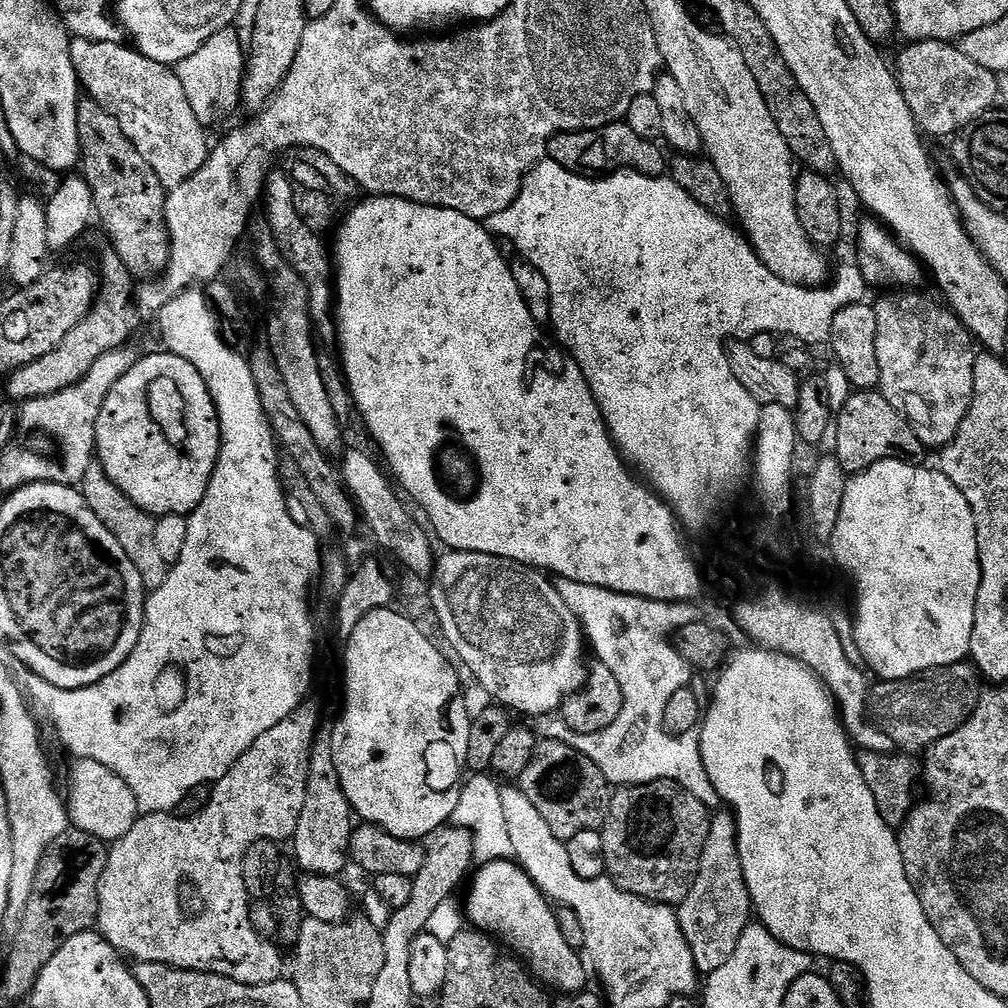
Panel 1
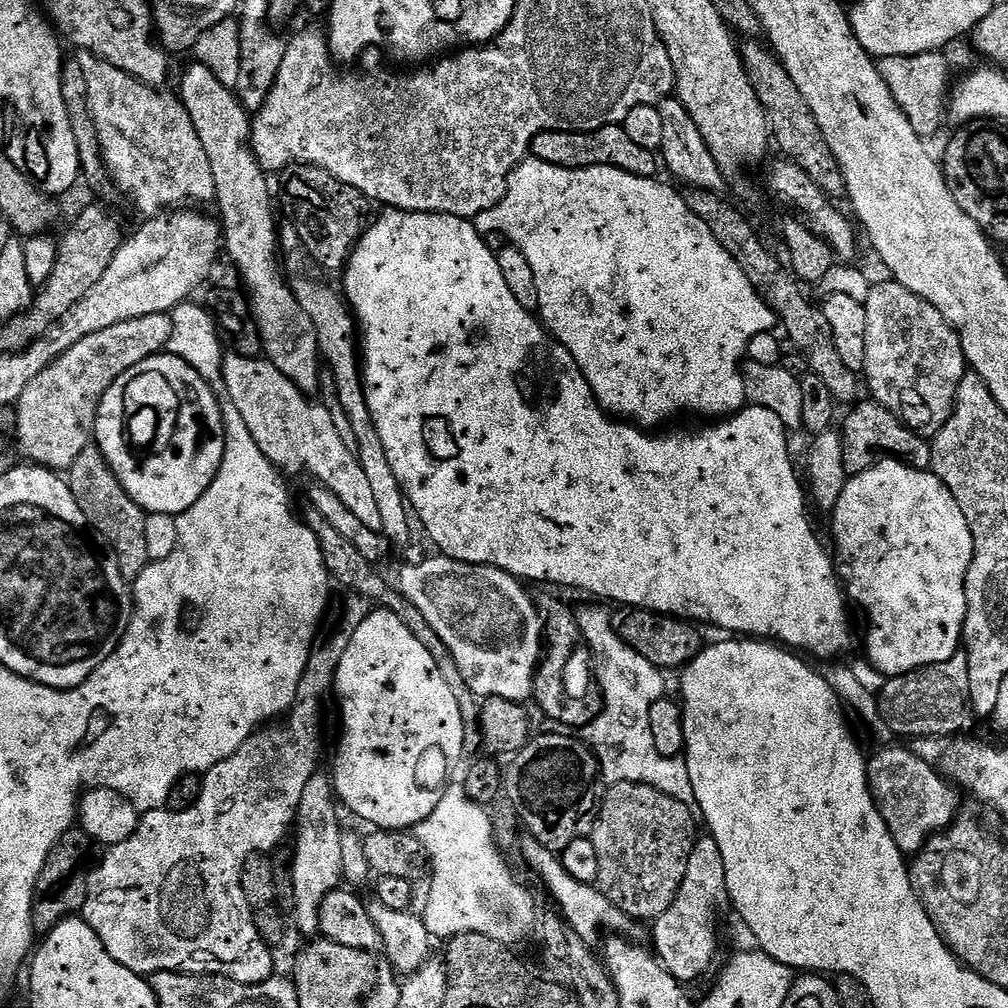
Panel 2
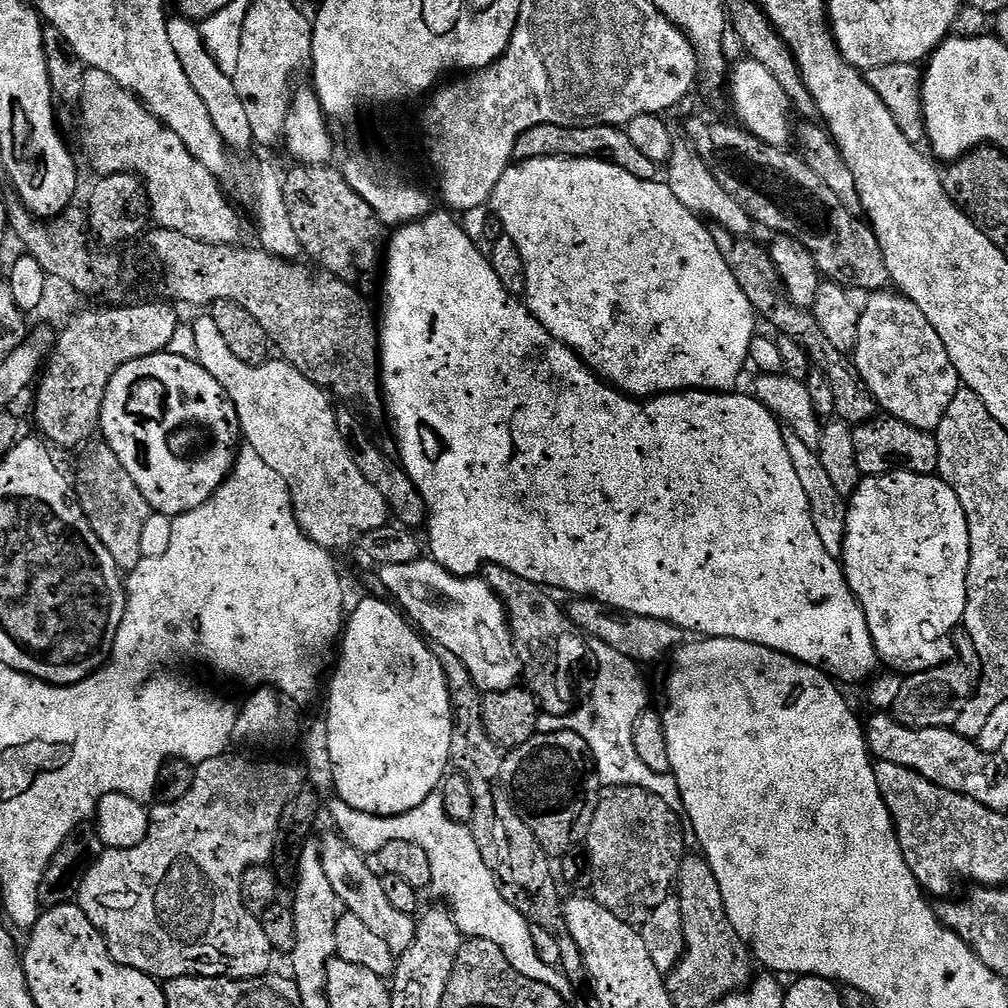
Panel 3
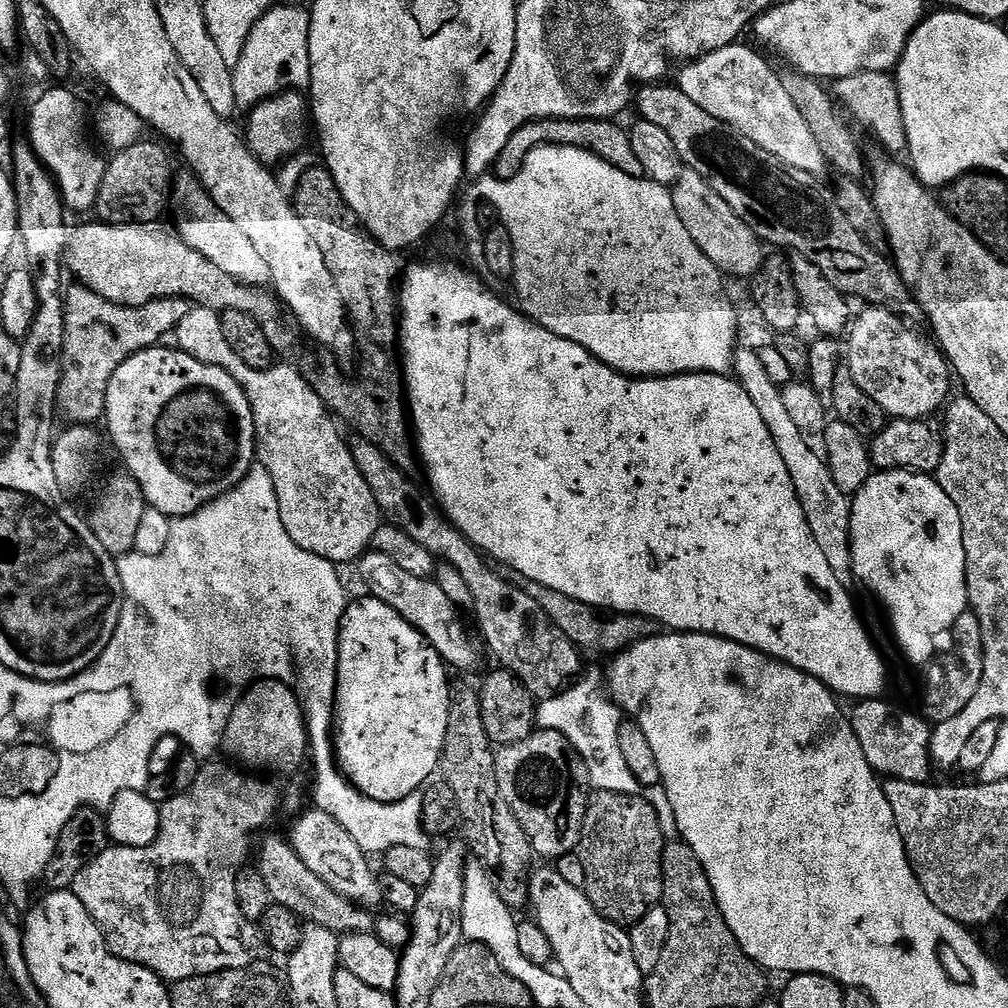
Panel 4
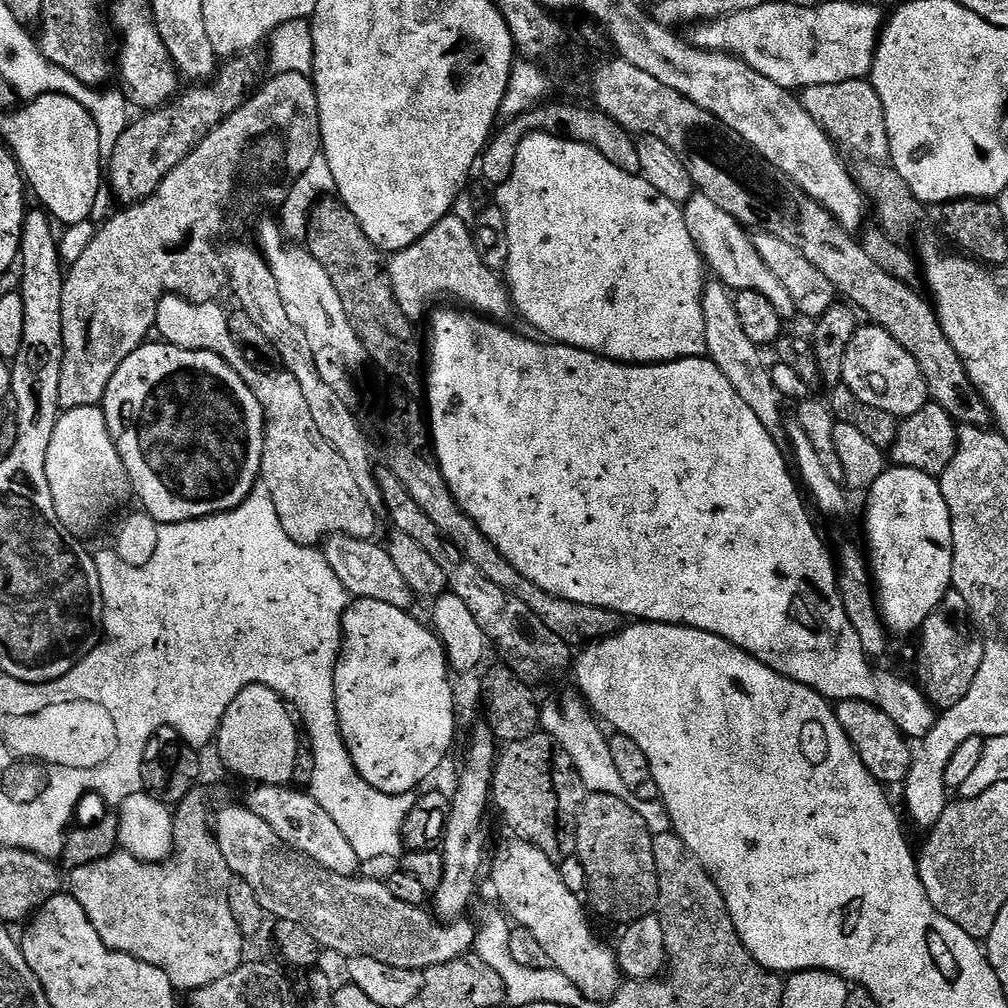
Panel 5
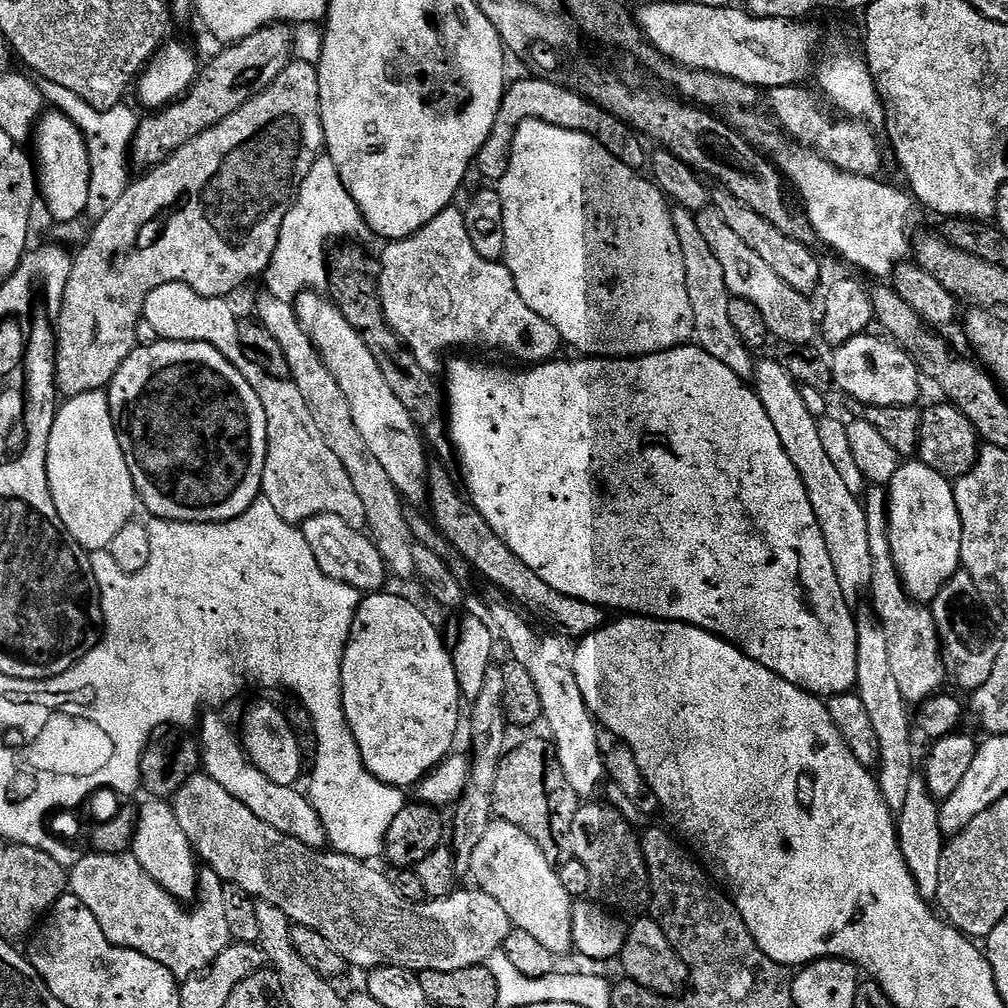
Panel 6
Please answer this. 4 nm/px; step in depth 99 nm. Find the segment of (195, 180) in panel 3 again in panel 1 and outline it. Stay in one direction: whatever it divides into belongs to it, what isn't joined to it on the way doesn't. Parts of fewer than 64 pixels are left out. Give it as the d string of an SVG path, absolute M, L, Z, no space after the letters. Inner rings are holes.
M73 39L70 54L83 91L120 124L122 134L142 154L165 189L185 182L204 165L210 151L205 125L194 114L182 82L167 64L159 64L125 43Z

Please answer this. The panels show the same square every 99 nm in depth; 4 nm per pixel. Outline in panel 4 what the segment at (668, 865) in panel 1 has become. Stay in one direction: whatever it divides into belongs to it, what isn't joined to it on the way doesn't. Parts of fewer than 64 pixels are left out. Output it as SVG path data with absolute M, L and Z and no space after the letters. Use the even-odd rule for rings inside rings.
M596 792L595 795L591 797L588 806L589 817L595 818L595 816L600 816L596 820L596 825L591 825L590 828L590 839L587 841L588 844L588 854L583 857L586 872L586 882L583 888L586 895L590 898L590 902L593 906L602 913L606 919L612 924L618 924L621 926L631 926L637 924L644 915L651 910L651 908L657 907L664 899L664 845L666 843L666 837L664 837L664 832L666 832L665 825L660 823L658 814L656 813L655 806L648 801L643 795L637 794L635 796L627 796L626 794L614 794L613 792Z

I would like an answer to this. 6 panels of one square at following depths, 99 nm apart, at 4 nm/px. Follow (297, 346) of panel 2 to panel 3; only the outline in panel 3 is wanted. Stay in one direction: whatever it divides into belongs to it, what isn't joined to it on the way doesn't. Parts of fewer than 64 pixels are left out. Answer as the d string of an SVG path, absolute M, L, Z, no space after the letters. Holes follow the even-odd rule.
M179 14L169 15L168 33L170 42L174 46L174 54L178 54L178 62L182 62L182 70L186 70L186 78L190 78L190 86L194 86L194 91L198 93L198 98L202 98L206 110L210 110L210 122L214 122L214 130L218 130L218 134L222 134L229 149L237 153L246 151L250 146L253 147L250 117L242 106L242 98L238 98L238 90L234 90L231 76L225 74L222 66L214 62L210 50L206 50L206 42L202 38L197 21Z

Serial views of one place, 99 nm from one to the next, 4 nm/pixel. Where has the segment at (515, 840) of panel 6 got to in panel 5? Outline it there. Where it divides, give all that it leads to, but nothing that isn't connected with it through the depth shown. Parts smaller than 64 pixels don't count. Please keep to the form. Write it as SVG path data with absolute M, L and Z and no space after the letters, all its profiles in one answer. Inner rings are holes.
M515 843L497 858L492 868L492 884L496 887L497 898L504 903L503 911L519 927L530 930L538 938L539 945L549 956L551 967L564 974L585 999L599 1002L611 1000L622 983L617 953L596 940L588 925L589 913L581 897L566 888L560 869L553 860L530 843Z

